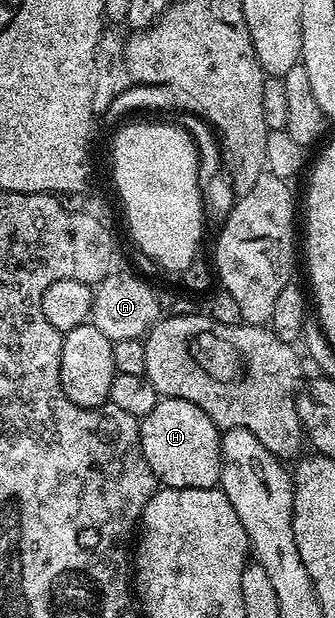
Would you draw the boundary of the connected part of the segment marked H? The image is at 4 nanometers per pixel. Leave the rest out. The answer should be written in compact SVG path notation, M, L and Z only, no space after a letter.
M161 398L159 403L140 420L140 448L146 457L146 465L154 473L154 477L164 487L178 489L206 489L216 487L220 481L220 437L221 428L198 405L181 399Z

